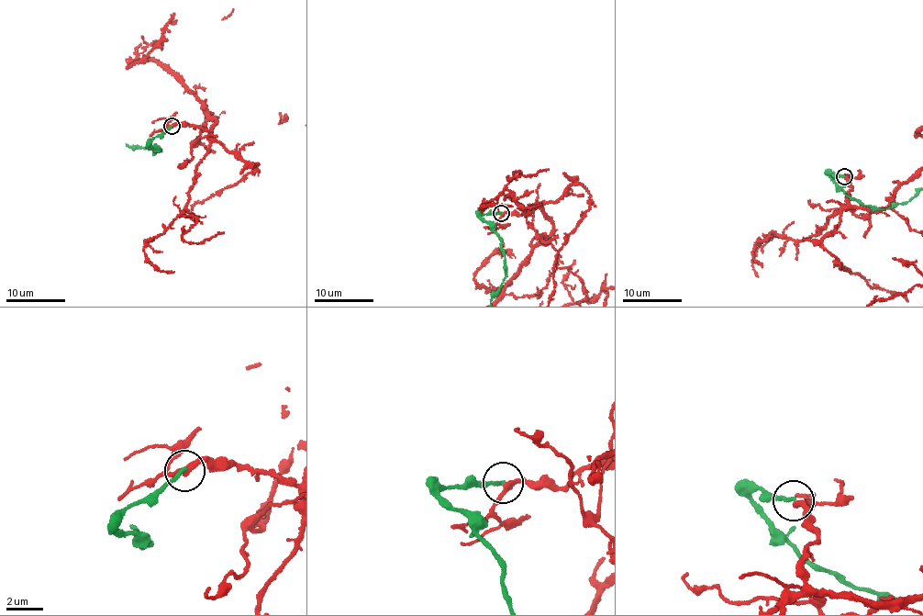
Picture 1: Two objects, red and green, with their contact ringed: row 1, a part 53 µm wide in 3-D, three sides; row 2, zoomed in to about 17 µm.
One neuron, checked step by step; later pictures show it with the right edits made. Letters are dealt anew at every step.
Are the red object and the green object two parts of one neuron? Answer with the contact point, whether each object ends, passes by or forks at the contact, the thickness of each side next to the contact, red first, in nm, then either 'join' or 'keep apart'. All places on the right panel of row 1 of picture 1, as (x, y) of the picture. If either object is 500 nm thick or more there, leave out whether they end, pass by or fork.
(844, 176) | red passes by | green ends | 280/190 nm | keep apart

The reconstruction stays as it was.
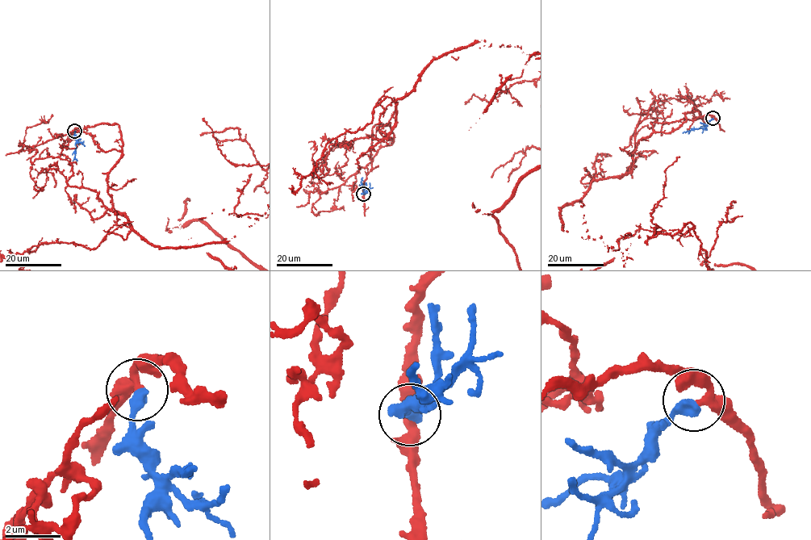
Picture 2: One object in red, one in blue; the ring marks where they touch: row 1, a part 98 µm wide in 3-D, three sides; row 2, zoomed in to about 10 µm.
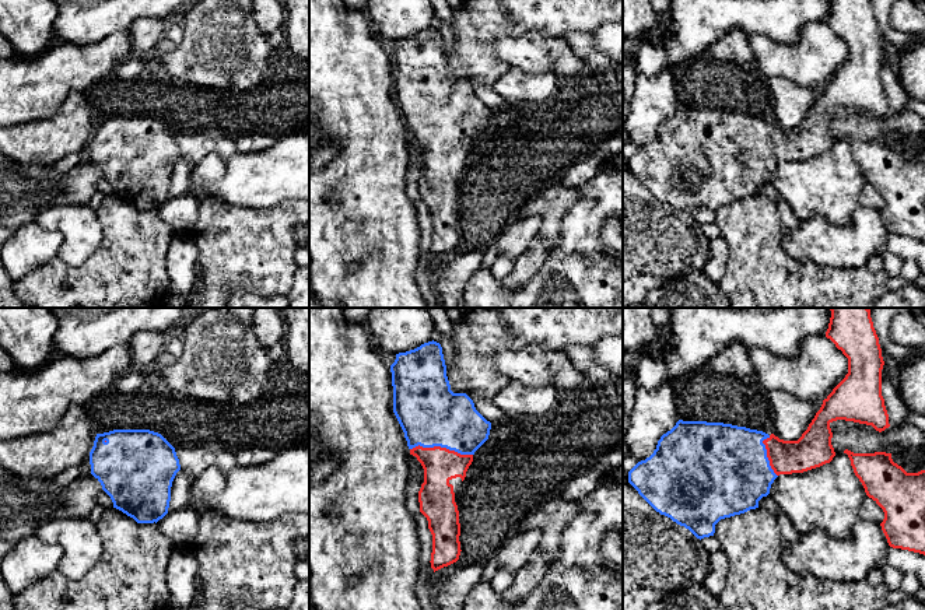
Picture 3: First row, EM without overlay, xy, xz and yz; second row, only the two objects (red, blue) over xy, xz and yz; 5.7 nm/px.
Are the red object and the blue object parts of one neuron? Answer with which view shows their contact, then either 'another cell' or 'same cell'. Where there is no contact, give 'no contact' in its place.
xz | same cell

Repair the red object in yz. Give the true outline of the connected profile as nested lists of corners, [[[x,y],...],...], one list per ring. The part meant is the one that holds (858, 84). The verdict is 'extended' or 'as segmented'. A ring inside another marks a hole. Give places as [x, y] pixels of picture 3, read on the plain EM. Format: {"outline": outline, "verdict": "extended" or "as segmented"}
{"outline": [[[831,0],[826,24],[848,45],[848,60],[823,87],[820,97],[798,127],[784,127],[774,120],[768,122],[732,111],[679,106],[670,118],[661,123],[654,140],[628,158],[628,169],[656,199],[684,213],[701,227],[714,222],[715,211],[721,206],[758,194],[758,187],[770,180],[771,171],[779,161],[803,159],[830,150],[835,143],[830,115],[833,108],[866,111],[879,119],[889,115],[889,101],[882,83],[884,48],[870,0]]], "verdict": "extended"}

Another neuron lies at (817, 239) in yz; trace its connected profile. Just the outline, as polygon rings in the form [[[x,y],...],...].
[[[859,206],[848,225],[838,227],[821,215],[802,220],[798,229],[789,229],[781,248],[793,259],[834,267],[863,266],[870,256],[877,255],[889,238],[890,232],[880,211]]]

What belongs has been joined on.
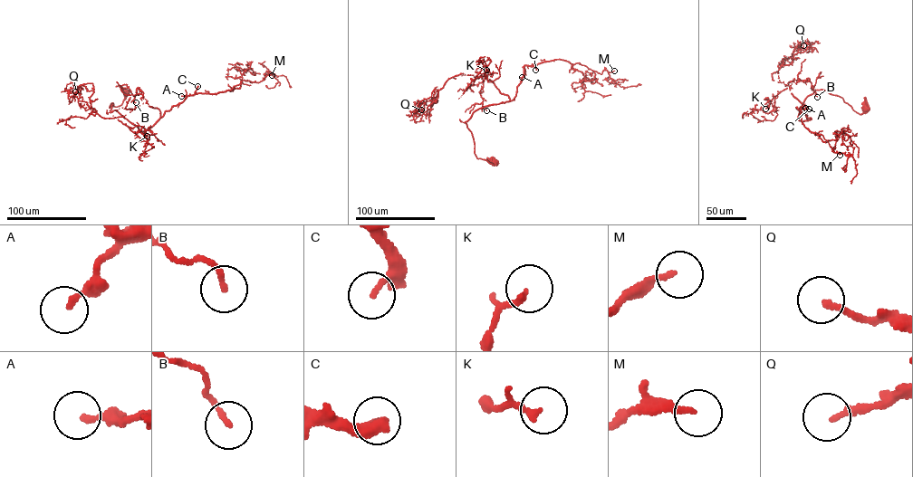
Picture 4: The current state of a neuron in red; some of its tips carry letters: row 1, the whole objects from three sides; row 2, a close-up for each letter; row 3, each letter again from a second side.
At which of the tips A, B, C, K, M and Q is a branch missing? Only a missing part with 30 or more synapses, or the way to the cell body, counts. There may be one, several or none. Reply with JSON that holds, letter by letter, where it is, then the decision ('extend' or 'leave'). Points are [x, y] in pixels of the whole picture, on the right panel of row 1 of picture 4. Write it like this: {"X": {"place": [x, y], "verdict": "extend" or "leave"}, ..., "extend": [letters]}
{"A": {"place": [805, 108], "verdict": "extend"}, "B": {"place": [817, 97], "verdict": "leave"}, "C": {"place": [809, 109], "verdict": "extend"}, "K": {"place": [765, 109], "verdict": "leave"}, "M": {"place": [840, 155], "verdict": "leave"}, "Q": {"place": [803, 45], "verdict": "extend"}, "extend": ["A", "C", "Q"]}

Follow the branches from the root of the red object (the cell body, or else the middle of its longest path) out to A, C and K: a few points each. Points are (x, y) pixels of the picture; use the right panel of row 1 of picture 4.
A: (866, 108), (859, 113), (842, 98), (822, 90), (807, 96), (799, 120), (811, 119), (798, 109), (805, 108)
C: (866, 108), (859, 113), (842, 98), (822, 90), (807, 96), (798, 120), (811, 118), (797, 107), (809, 109)
K: (866, 108), (859, 113), (815, 90), (799, 120), (807, 119), (805, 107), (778, 76), (779, 92), (765, 109)

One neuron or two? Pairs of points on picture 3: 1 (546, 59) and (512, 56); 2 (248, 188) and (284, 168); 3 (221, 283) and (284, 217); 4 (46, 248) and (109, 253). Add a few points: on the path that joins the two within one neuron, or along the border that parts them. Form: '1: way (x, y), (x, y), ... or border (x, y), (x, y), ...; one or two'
1: way (538, 56), (521, 56); one
2: way (256, 179), (265, 179), (276, 174); one
3: way (235, 266), (267, 234); one
4: border (55, 258), (27, 274); two

